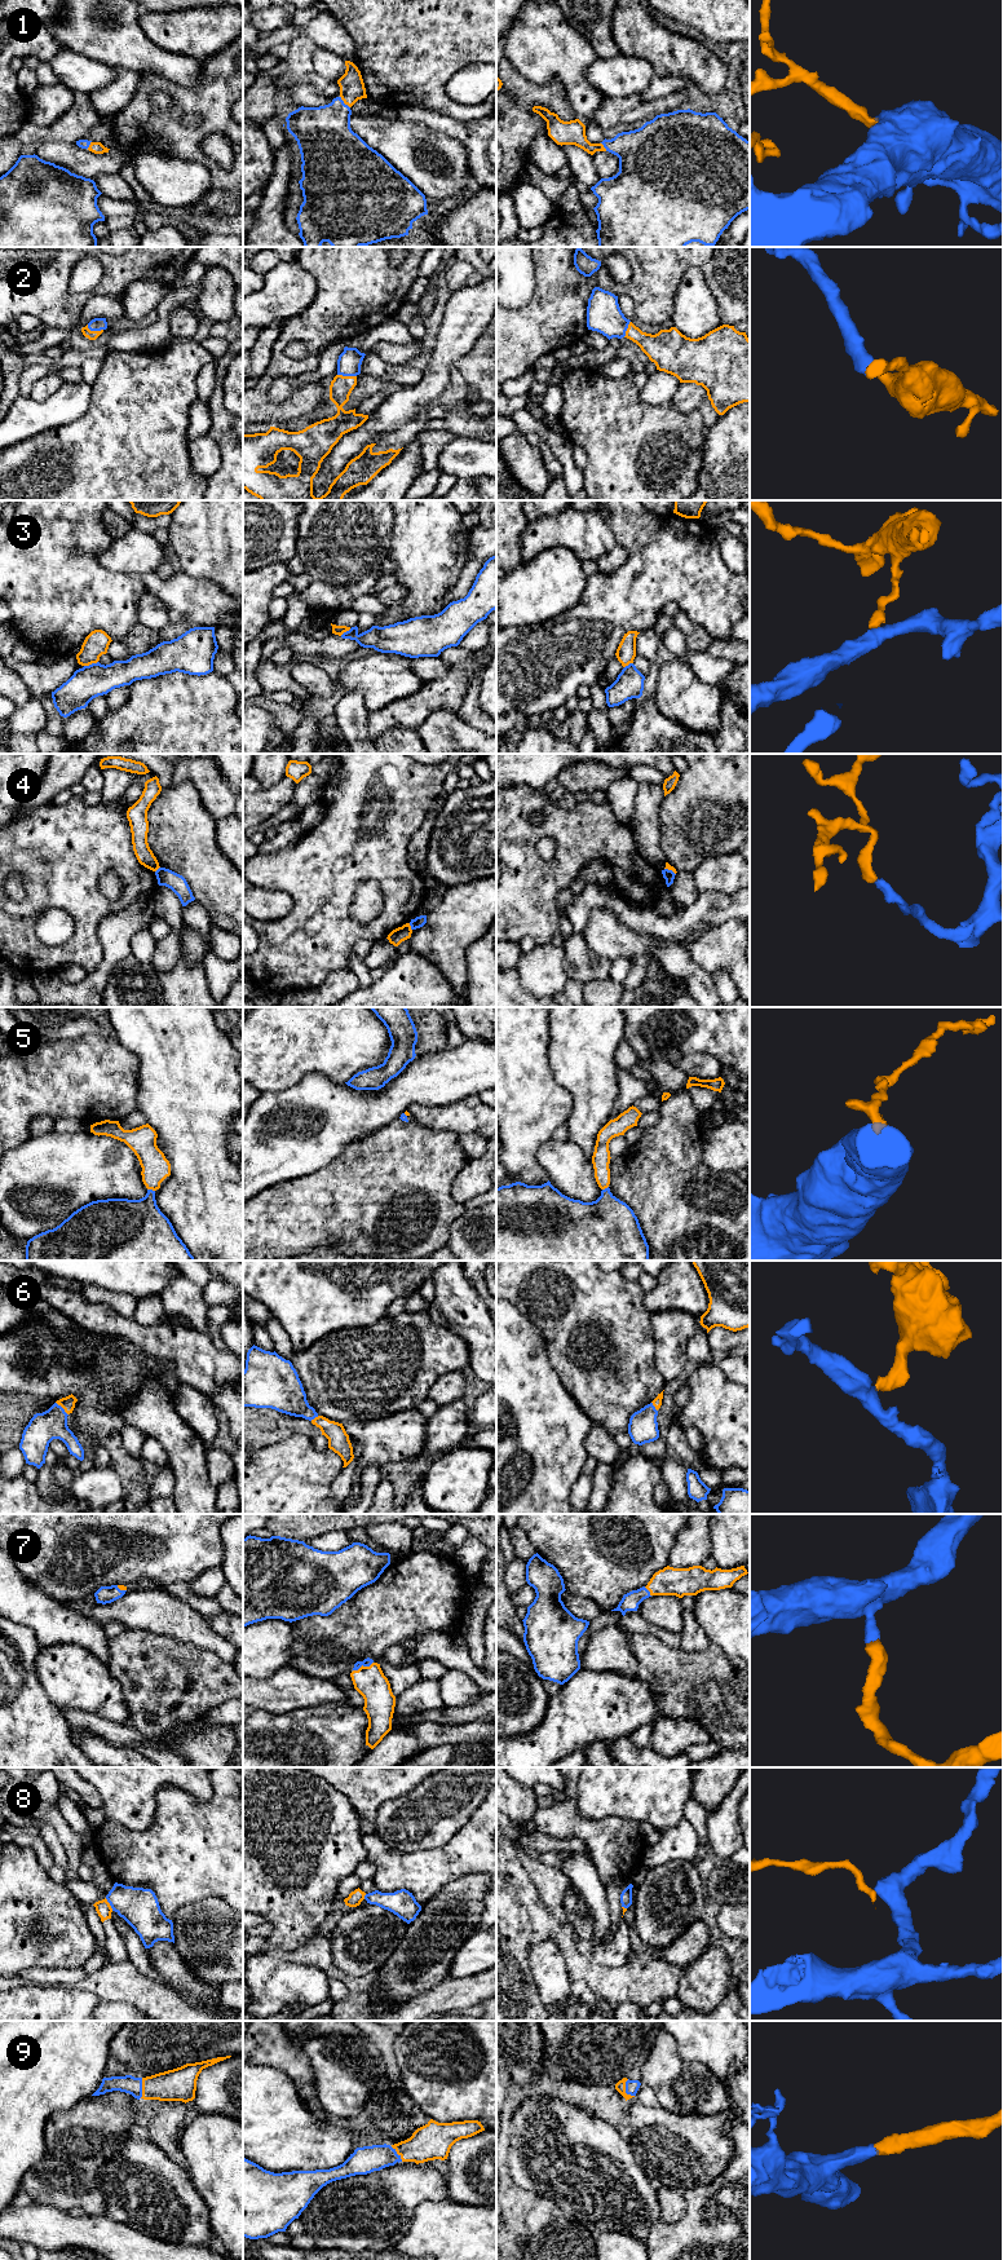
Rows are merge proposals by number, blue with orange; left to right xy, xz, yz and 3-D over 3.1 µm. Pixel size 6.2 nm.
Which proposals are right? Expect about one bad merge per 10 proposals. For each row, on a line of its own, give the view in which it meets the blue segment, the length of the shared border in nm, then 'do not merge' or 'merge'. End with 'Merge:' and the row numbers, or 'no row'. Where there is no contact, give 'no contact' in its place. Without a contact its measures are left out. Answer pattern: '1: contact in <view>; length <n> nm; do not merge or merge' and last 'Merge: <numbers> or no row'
1: contact in xz; length 100 nm; merge
2: contact in xz; length 120 nm; merge
3: contact in xy; length 90 nm; do not merge
4: contact in xz; length 50 nm; do not merge
5: contact in xy; length 50 nm; merge
6: contact in xy; length 120 nm; merge
7: contact in xz; length 140 nm; merge
8: contact in xy; length 90 nm; do not merge
9: contact in yz; length 120 nm; merge
Merge: 1, 2, 5, 6, 7, 9

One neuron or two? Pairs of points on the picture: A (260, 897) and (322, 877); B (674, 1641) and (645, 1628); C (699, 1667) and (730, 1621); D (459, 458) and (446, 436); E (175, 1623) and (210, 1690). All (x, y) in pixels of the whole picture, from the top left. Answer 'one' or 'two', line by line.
A: two
B: one
C: two
D: two
E: two

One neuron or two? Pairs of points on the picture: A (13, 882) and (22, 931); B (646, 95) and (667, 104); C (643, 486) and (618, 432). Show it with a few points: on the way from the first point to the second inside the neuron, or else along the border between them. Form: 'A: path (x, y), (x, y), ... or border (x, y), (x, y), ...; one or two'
A: border (13, 873), (23, 886), (21, 899); two
B: border (684, 88), (653, 100), (641, 101); two
C: path (641, 473), (641, 458), (630, 445); one

